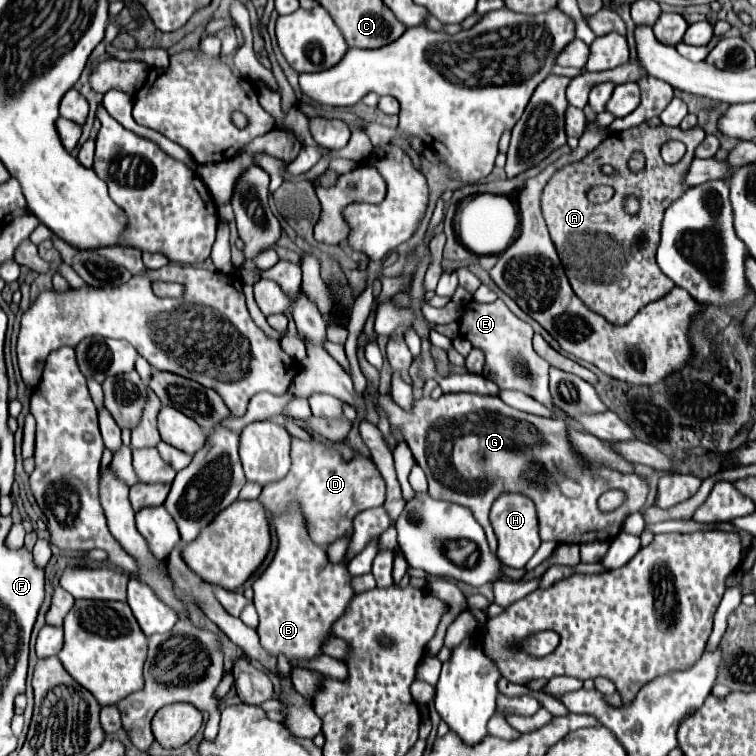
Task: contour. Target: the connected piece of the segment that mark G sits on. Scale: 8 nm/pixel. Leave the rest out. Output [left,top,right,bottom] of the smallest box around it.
[380,392,648,552]

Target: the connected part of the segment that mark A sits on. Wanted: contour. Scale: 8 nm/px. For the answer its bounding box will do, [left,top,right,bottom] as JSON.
[542,118,706,326]

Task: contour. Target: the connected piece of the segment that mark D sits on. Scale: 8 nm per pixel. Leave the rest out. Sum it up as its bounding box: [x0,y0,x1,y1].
[258,438,384,546]

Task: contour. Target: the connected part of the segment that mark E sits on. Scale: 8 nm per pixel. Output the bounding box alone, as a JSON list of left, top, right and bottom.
[460,300,552,410]

